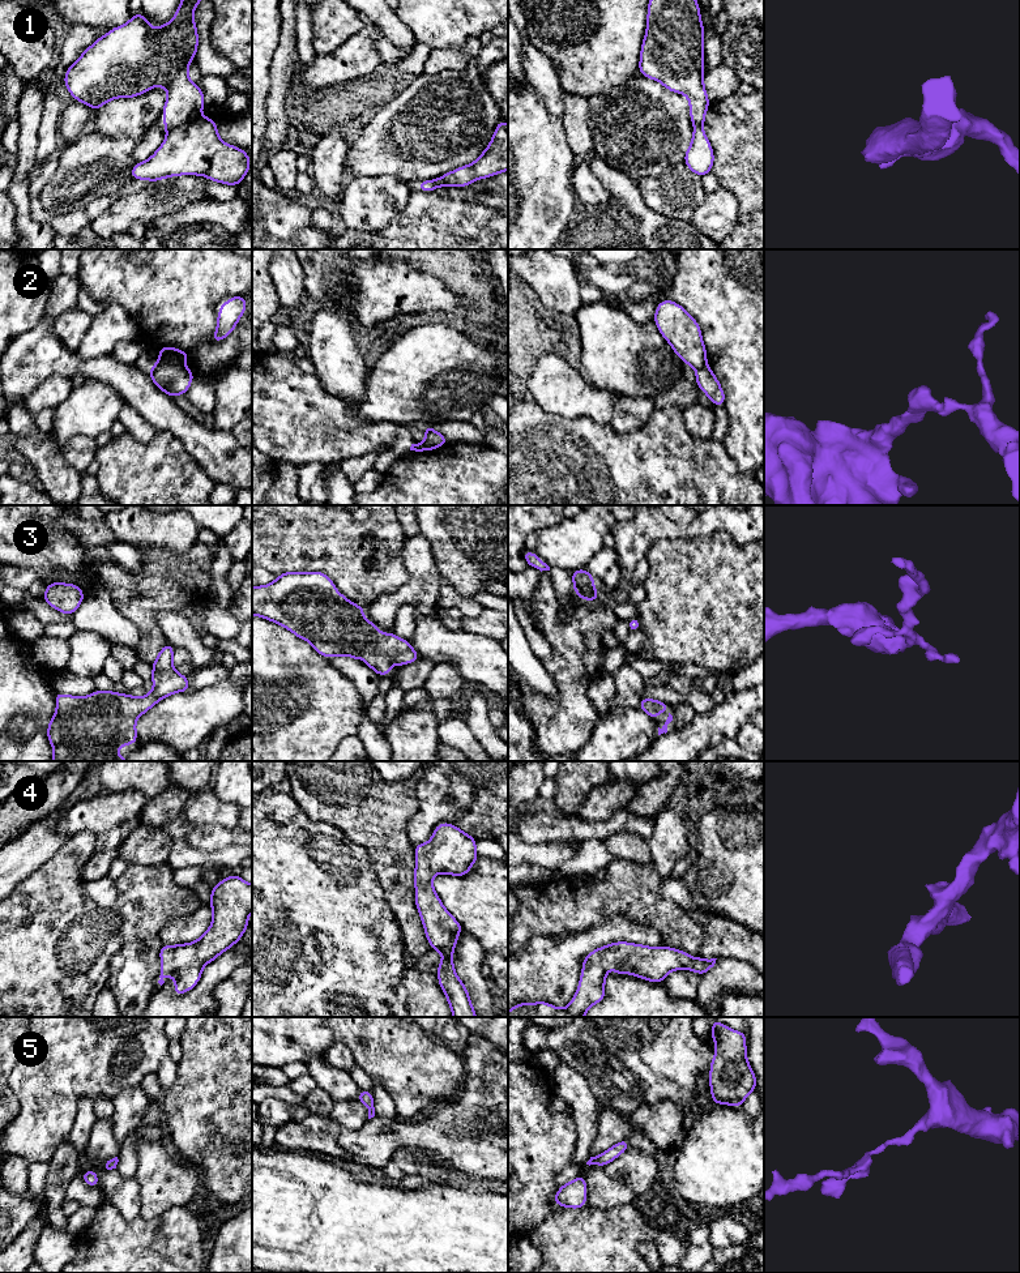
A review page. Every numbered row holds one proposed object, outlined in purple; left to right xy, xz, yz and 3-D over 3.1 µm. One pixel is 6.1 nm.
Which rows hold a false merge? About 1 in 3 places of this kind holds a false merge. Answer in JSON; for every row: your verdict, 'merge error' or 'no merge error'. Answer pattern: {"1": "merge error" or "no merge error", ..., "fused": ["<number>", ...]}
{"1": "merge error", "2": "merge error", "3": "no merge error", "4": "no merge error", "5": "no merge error", "fused": ["1", "2"]}

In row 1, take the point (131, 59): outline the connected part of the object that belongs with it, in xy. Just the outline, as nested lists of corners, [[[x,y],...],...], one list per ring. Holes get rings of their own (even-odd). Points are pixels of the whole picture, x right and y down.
[[[182,0],[175,17],[153,30],[142,13],[111,29],[67,69],[64,84],[91,110],[114,98],[133,98],[154,86],[167,90],[162,110],[167,133],[204,108],[201,87],[188,77],[199,37],[193,12],[200,0]]]

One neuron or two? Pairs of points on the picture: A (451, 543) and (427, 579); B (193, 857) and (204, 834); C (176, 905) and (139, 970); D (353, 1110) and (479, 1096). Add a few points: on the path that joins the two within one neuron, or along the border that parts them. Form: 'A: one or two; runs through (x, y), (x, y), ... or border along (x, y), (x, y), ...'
A: two; border along (425, 537), (431, 547), (435, 565), (446, 582)
B: two; border along (183, 838), (200, 851), (217, 851), (226, 848)
C: one; runs through (159, 917), (140, 936), (139, 953)
D: two; border along (368, 1119), (354, 1131), (342, 1128)

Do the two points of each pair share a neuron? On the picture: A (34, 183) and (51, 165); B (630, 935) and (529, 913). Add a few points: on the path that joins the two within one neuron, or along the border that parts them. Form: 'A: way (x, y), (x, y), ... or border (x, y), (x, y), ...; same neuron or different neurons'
A: way (37, 179), (47, 169); same neuron
B: border (621, 914), (590, 927), (563, 935); different neurons

